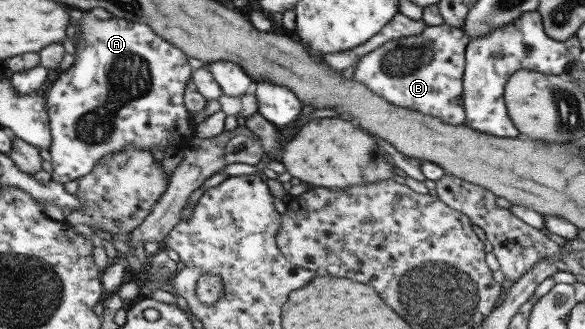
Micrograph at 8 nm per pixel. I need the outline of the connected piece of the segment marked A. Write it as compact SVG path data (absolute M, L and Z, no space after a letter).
M113 16L109 19L84 19L81 18L78 24L74 24L72 28L72 37L75 42L75 53L73 53L73 64L65 71L59 71L58 77L53 81L51 87L44 92L44 100L47 108L49 120L49 131L51 136L50 146L46 149L51 157L50 163L52 171L50 180L55 183L63 184L67 181L73 181L78 177L87 175L95 162L103 157L106 153L116 152L123 149L125 146L132 145L140 150L149 150L151 147L158 147L159 150L168 145L173 145L178 150L185 150L190 141L195 137L194 131L196 124L190 119L190 114L184 106L183 92L186 83L191 81L191 68L187 63L187 56L183 54L174 45L167 43L163 38L155 35L151 28L144 23L127 21Z

